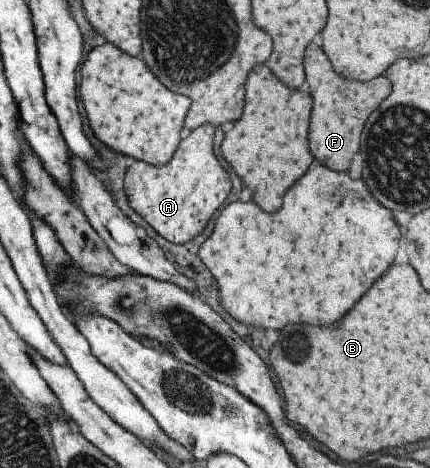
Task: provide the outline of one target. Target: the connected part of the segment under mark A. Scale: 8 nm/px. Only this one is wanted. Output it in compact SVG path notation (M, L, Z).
M208 123L196 127L178 143L165 165L152 166L135 160L123 176L128 206L172 245L183 245L192 240L230 192L227 172L222 170L212 151L213 130Z

